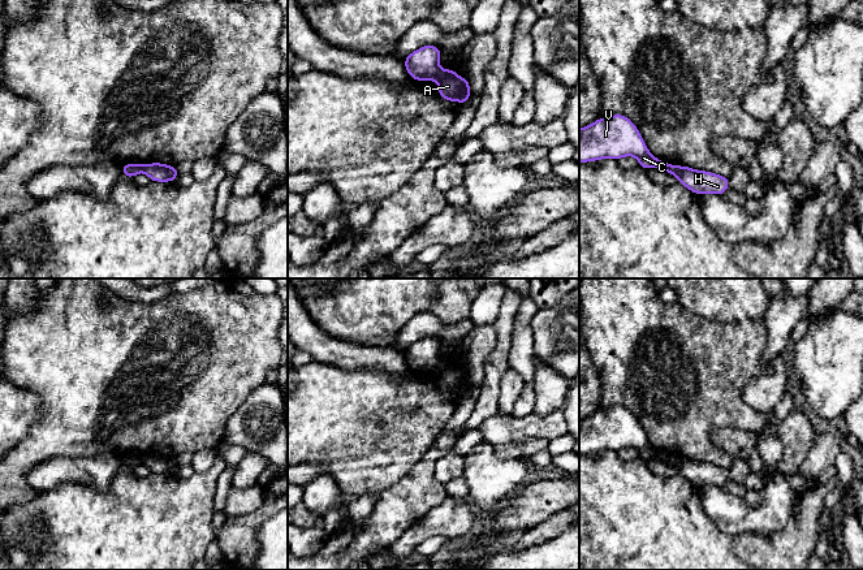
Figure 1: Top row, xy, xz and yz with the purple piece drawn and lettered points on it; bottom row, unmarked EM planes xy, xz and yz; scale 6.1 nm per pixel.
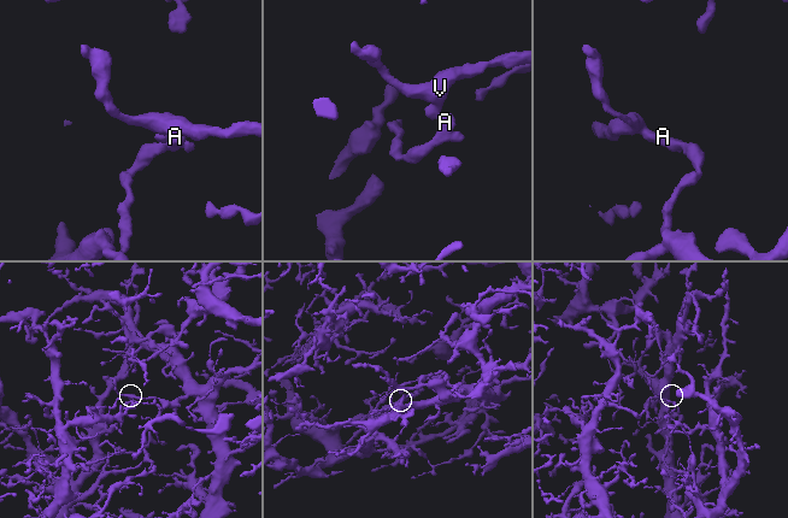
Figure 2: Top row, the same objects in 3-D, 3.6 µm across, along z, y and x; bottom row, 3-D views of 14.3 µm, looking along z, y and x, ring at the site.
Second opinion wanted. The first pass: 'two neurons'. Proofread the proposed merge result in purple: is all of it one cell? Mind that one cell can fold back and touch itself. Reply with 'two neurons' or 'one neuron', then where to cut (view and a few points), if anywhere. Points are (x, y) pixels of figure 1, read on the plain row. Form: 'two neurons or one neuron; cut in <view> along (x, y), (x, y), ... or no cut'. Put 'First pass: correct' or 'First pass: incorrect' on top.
First pass: correct
two neurons; cut in xz along (441, 362), (435, 370)

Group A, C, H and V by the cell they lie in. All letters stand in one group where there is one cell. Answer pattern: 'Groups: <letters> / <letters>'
Groups: A H / C V

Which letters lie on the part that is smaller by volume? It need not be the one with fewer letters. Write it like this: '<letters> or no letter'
A, H

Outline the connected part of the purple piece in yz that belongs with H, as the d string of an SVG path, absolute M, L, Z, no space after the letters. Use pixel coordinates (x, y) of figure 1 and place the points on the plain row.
M672 455L666 457L665 463L677 467L678 475L691 482L695 487L707 484L724 487L729 480L729 470L712 463Z

